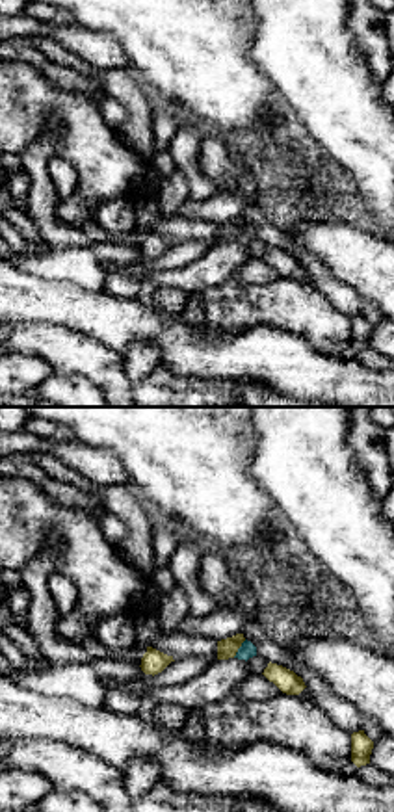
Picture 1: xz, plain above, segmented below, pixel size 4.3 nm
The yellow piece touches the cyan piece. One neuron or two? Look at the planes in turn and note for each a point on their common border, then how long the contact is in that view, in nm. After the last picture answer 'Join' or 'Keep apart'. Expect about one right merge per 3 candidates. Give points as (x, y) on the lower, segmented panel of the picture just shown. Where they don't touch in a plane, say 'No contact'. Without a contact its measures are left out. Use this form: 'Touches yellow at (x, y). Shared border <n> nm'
Touches yellow at (238, 647). Shared border 100 nm

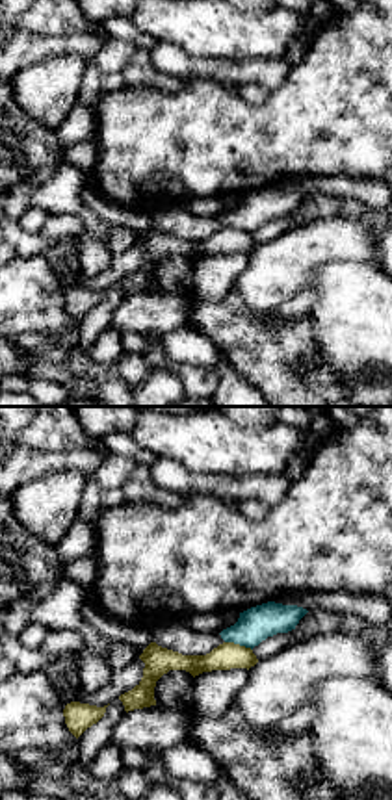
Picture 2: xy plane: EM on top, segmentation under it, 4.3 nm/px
Touches yellow at (238, 645). Shared border 130 nm

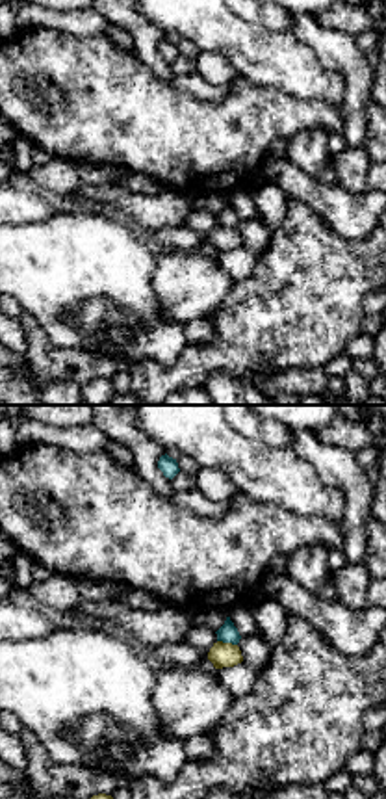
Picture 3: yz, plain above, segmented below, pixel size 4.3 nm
Touches yellow at (227, 643). Shared border 90 nm

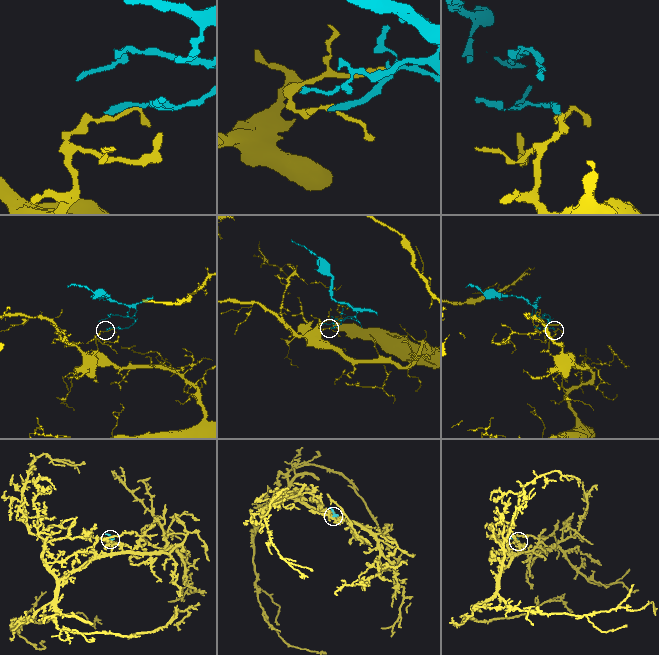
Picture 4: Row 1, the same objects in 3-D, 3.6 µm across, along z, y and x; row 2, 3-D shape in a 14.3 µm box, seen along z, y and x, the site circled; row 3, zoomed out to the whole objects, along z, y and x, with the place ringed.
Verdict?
Keep apart

